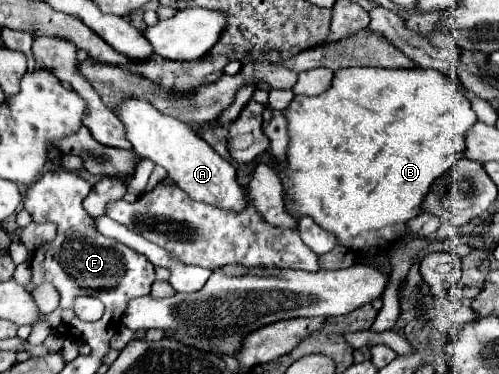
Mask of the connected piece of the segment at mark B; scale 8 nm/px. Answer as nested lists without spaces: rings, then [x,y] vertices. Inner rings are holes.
[[[342,68],[334,74],[332,86],[318,96],[296,96],[292,104],[282,112],[288,120],[288,150],[286,162],[280,164],[276,158],[268,162],[282,180],[284,206],[294,216],[310,216],[318,226],[332,232],[338,244],[352,252],[364,252],[368,256],[384,254],[400,236],[406,236],[406,222],[422,212],[422,202],[436,178],[440,178],[454,162],[464,158],[464,134],[474,126],[476,114],[470,108],[470,100],[458,92],[458,84],[446,74],[436,70],[388,70],[388,68]]]

